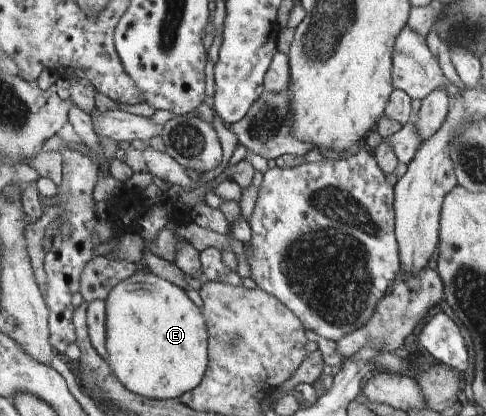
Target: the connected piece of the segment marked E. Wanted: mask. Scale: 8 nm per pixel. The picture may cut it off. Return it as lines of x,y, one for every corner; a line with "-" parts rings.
136,272
113,287
105,299
105,349
107,365
121,381
125,389
153,400
175,400
183,393
197,388
208,370
207,359
208,325
199,307
187,297
181,287
177,287
156,272

